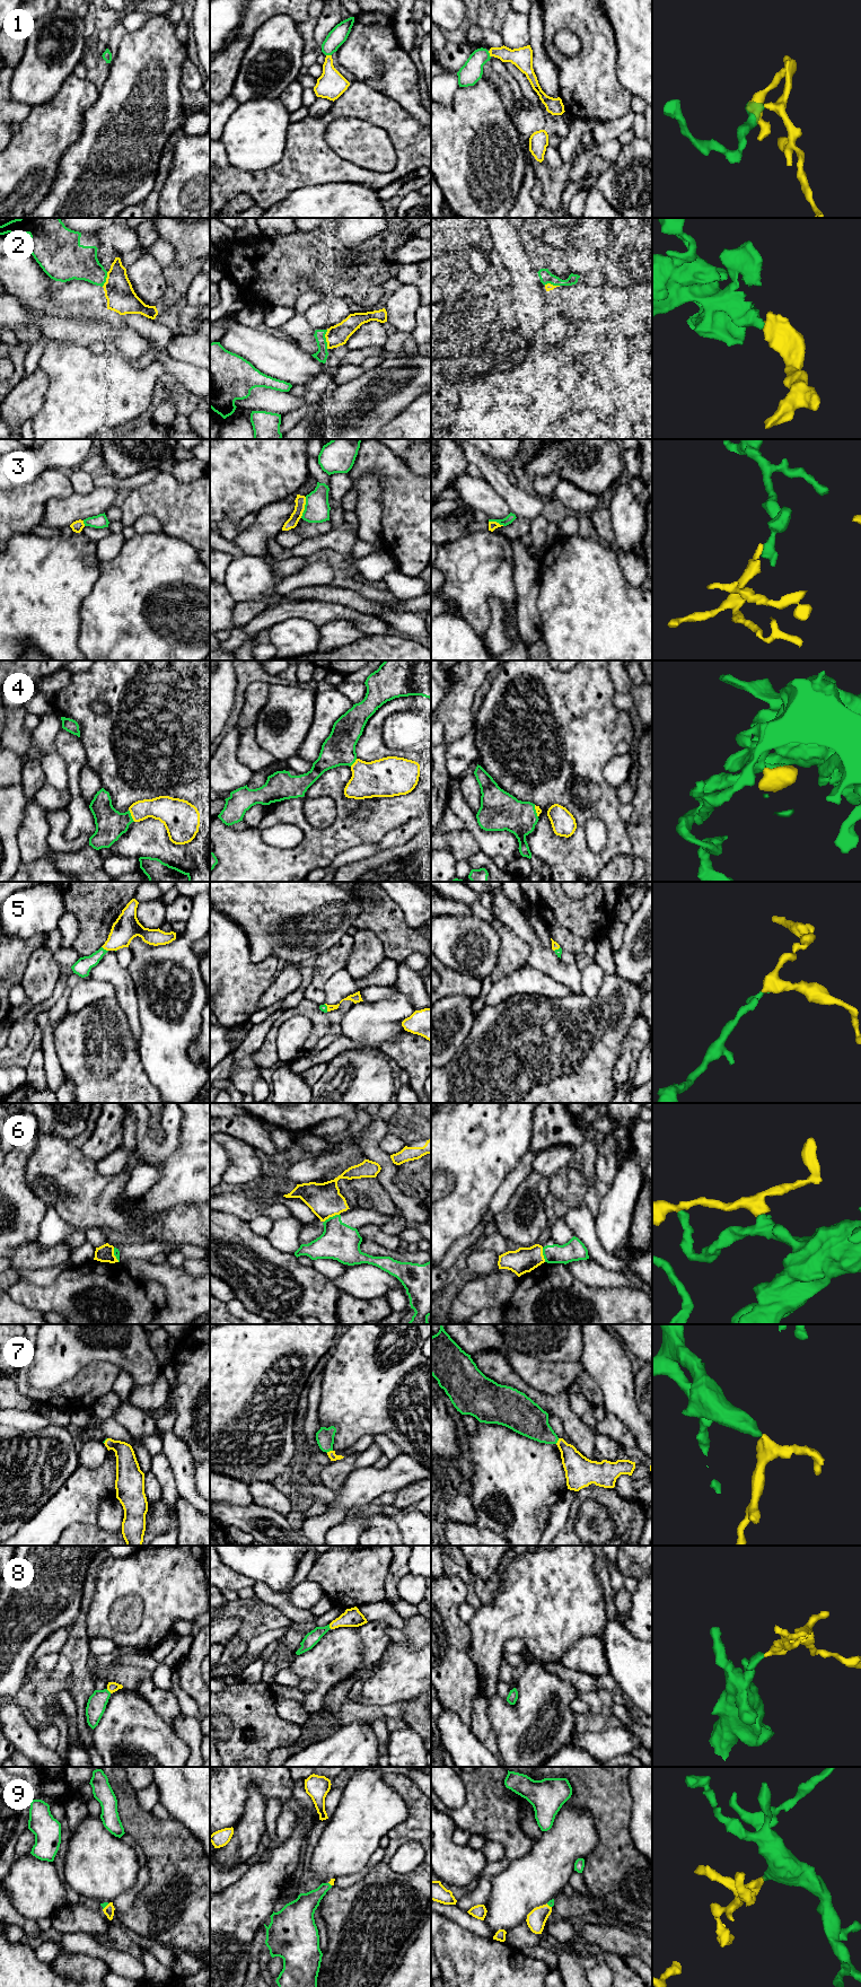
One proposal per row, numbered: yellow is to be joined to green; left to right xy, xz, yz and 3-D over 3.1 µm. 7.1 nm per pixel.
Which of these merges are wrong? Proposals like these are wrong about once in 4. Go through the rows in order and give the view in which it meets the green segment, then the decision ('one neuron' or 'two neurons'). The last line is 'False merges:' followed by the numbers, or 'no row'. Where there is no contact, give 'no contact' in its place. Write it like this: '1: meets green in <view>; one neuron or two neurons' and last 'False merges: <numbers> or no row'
1: meets green in yz; one neuron
2: meets green in xz; one neuron
3: meets green in xz; two neurons
4: meets green in xy; one neuron
5: meets green in xy; one neuron
6: meets green in xz; two neurons
7: meets green in xz; one neuron
8: meets green in xy; one neuron
9: meets green in xy; one neuron
False merges: 3, 6

